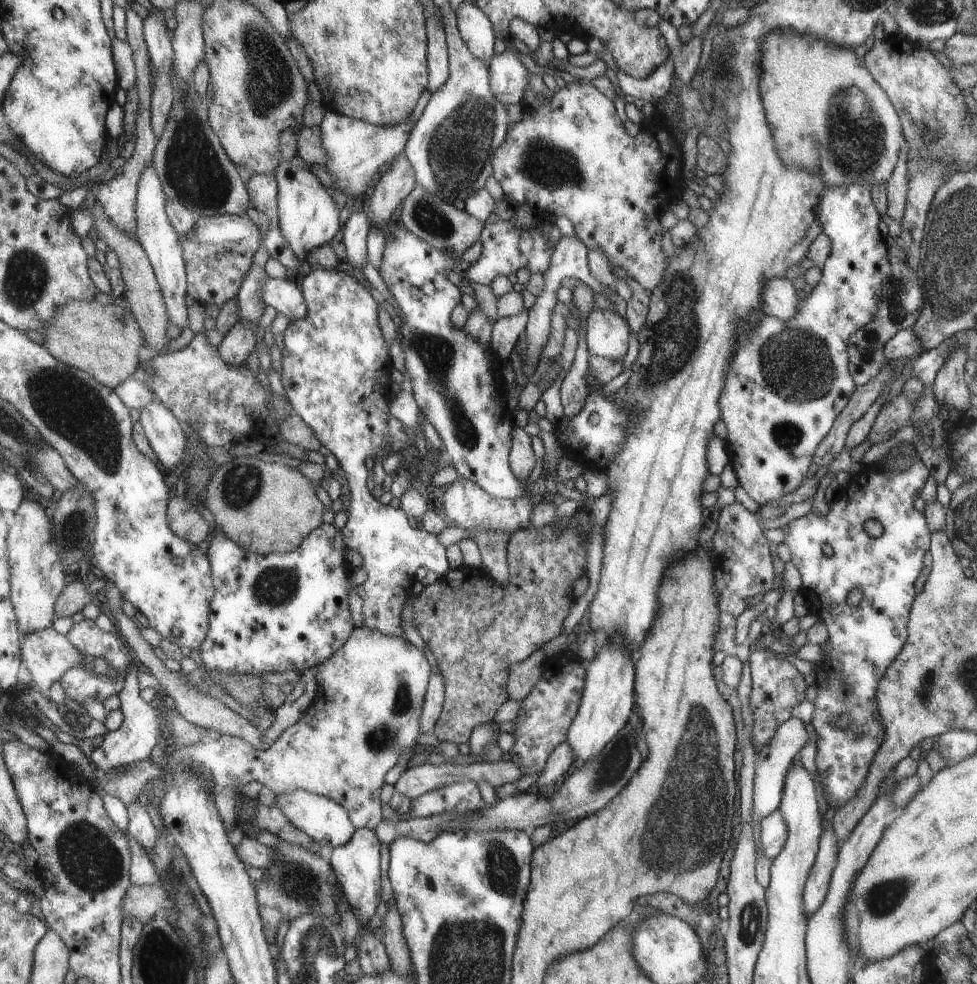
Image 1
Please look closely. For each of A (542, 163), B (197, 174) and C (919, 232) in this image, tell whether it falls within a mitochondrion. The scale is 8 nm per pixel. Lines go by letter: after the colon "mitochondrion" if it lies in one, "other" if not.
A: mitochondrion
B: mitochondrion
C: mitochondrion

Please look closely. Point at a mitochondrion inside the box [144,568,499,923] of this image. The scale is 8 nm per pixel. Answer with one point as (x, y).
(298, 881)

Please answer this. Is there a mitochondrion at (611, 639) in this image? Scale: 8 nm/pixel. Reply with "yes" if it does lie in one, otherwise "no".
no

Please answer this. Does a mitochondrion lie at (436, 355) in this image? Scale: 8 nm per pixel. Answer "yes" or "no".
yes

